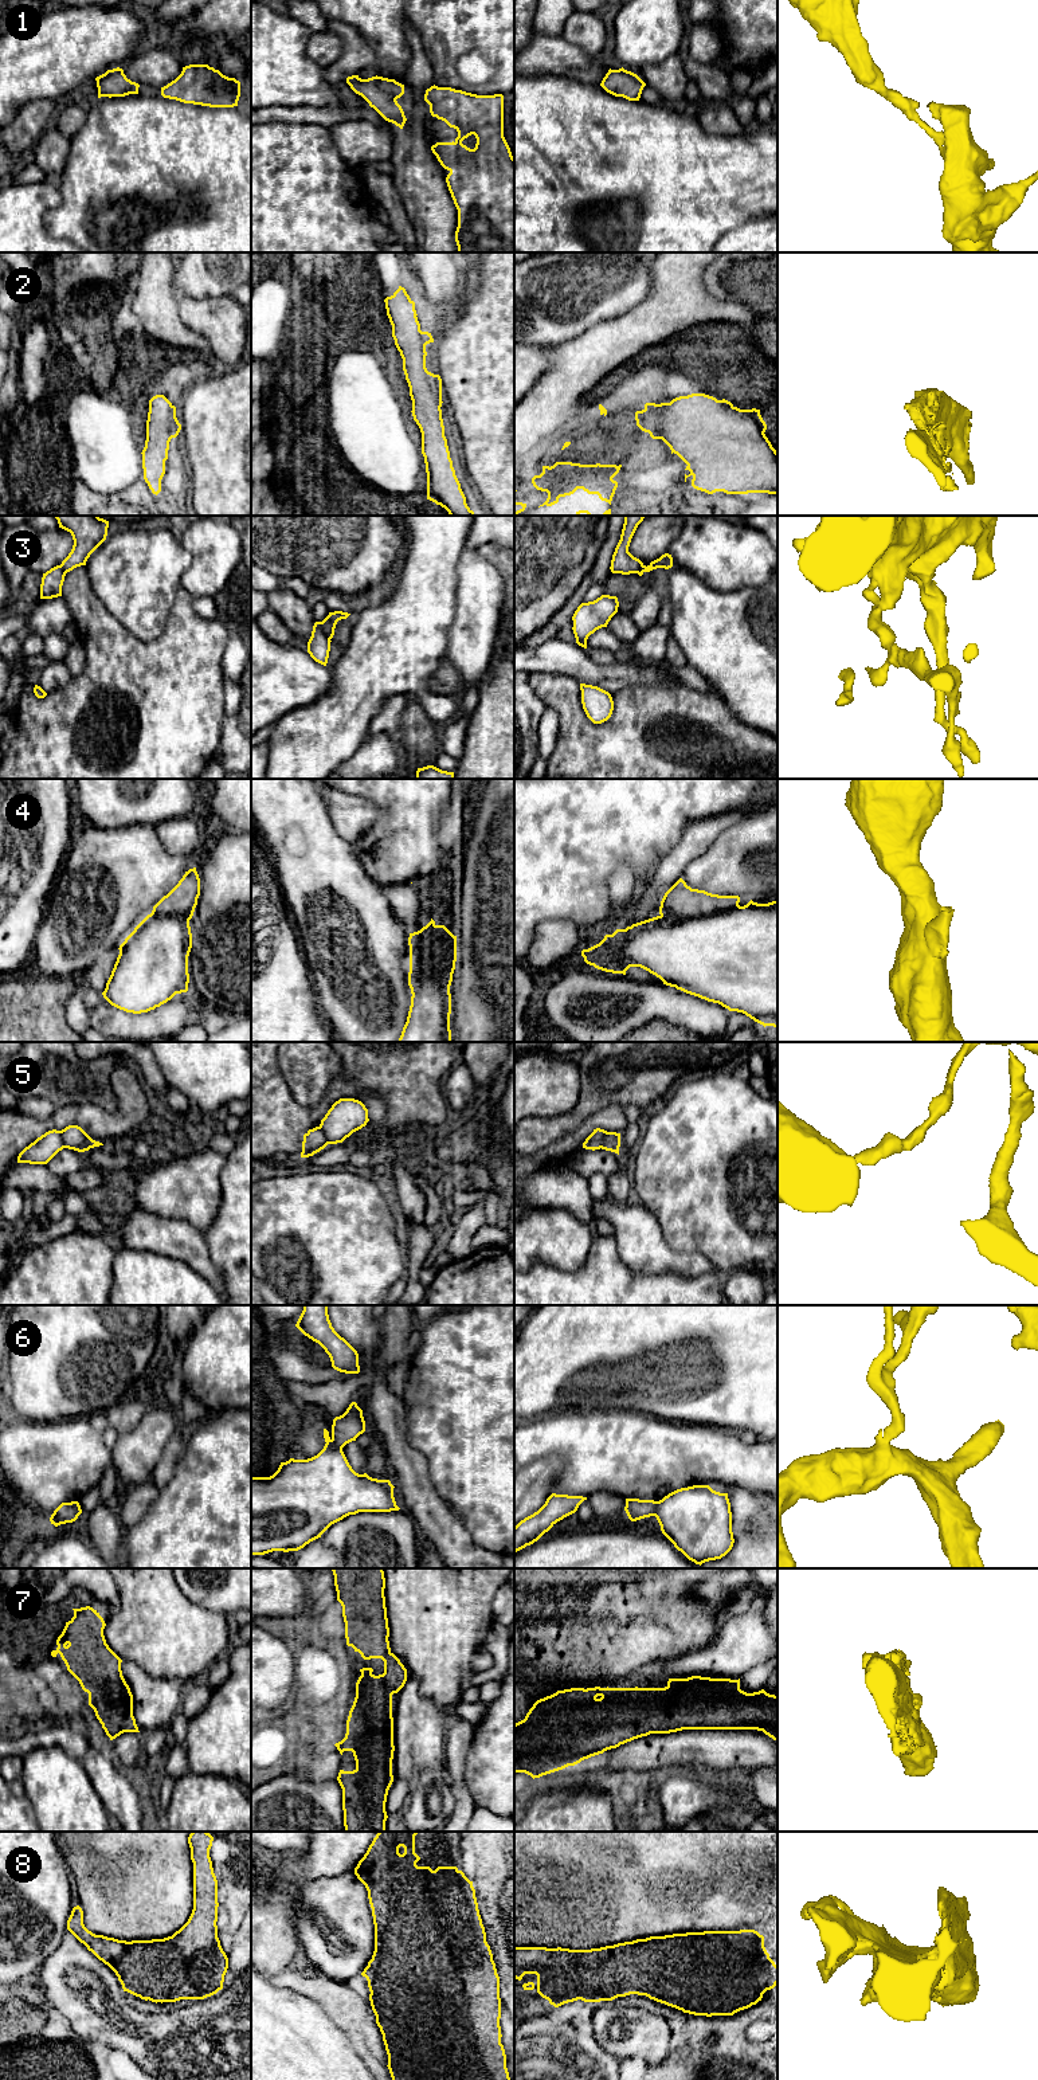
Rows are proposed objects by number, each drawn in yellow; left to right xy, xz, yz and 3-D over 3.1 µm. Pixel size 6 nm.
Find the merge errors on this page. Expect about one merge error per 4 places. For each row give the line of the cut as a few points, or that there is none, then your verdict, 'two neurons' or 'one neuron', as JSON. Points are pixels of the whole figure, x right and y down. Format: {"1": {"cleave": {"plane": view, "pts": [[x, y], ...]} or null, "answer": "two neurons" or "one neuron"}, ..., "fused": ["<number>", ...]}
{"1": {"cleave": null, "answer": "one neuron"}, "2": {"cleave": null, "answer": "one neuron"}, "3": {"cleave": {"plane": "xz", "pts": [[320, 622], [321, 629], [331, 638]]}, "answer": "two neurons"}, "4": {"cleave": {"plane": "yz", "pts": [[737, 904], [719, 912], [685, 919], [666, 919], [661, 916]]}, "answer": "two neurons"}, "5": {"cleave": {"plane": "xy", "pts": [[59, 1131], [65, 1147]]}, "answer": "two neurons"}, "6": {"cleave": {"plane": "yz", "pts": [[657, 1501], [653, 1515]]}, "answer": "two neurons"}, "7": {"cleave": null, "answer": "one neuron"}, "8": {"cleave": null, "answer": "one neuron"}, "fused": ["3", "4", "5", "6"]}

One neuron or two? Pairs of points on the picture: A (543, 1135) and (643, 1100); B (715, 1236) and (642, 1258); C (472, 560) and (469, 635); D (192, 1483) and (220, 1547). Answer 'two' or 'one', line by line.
A: one
B: two
C: one
D: one

